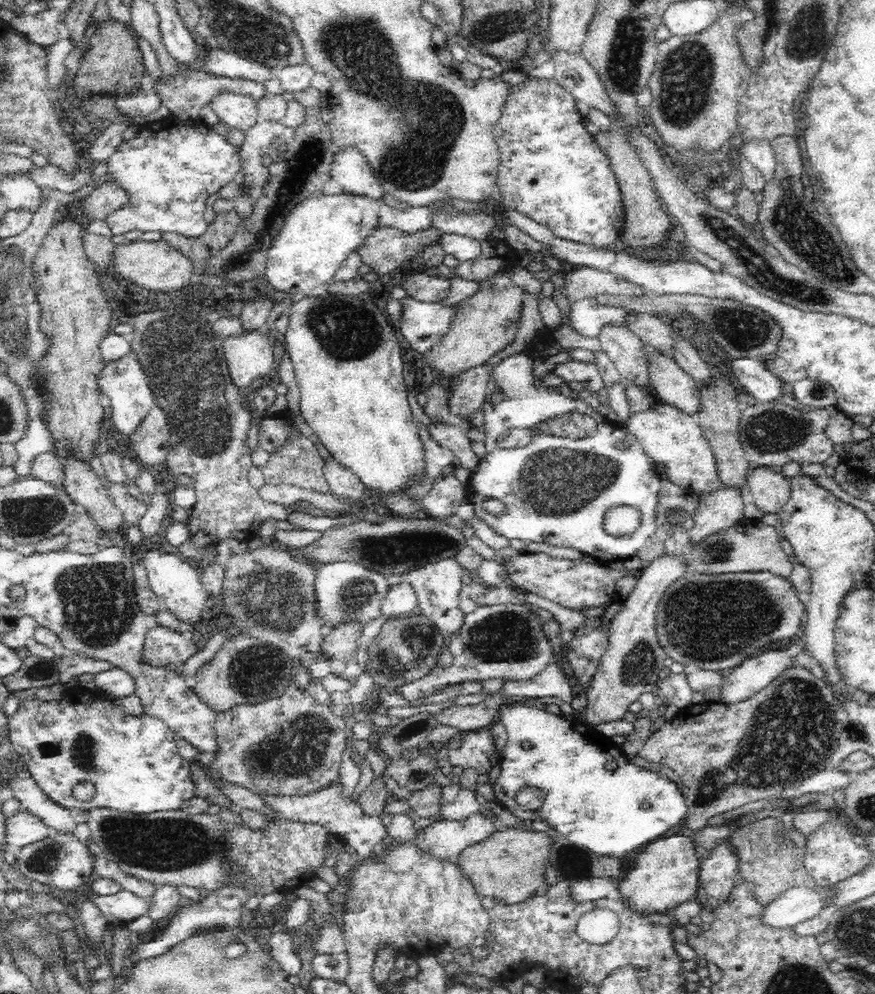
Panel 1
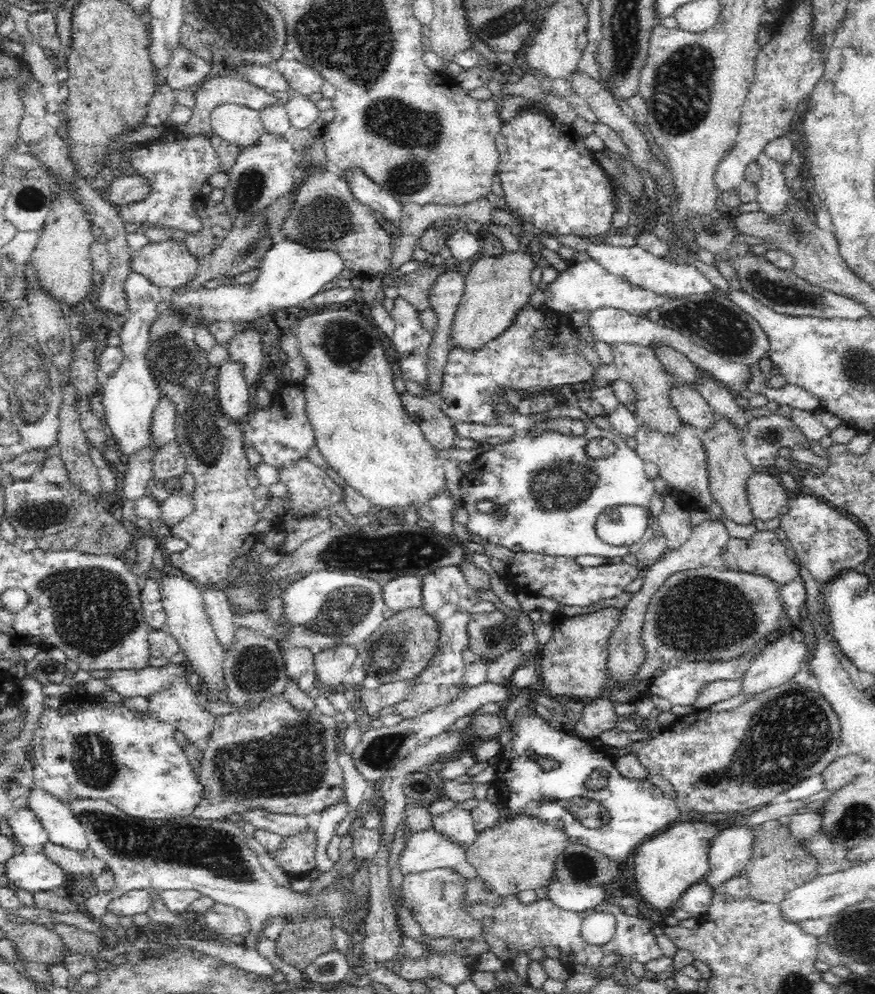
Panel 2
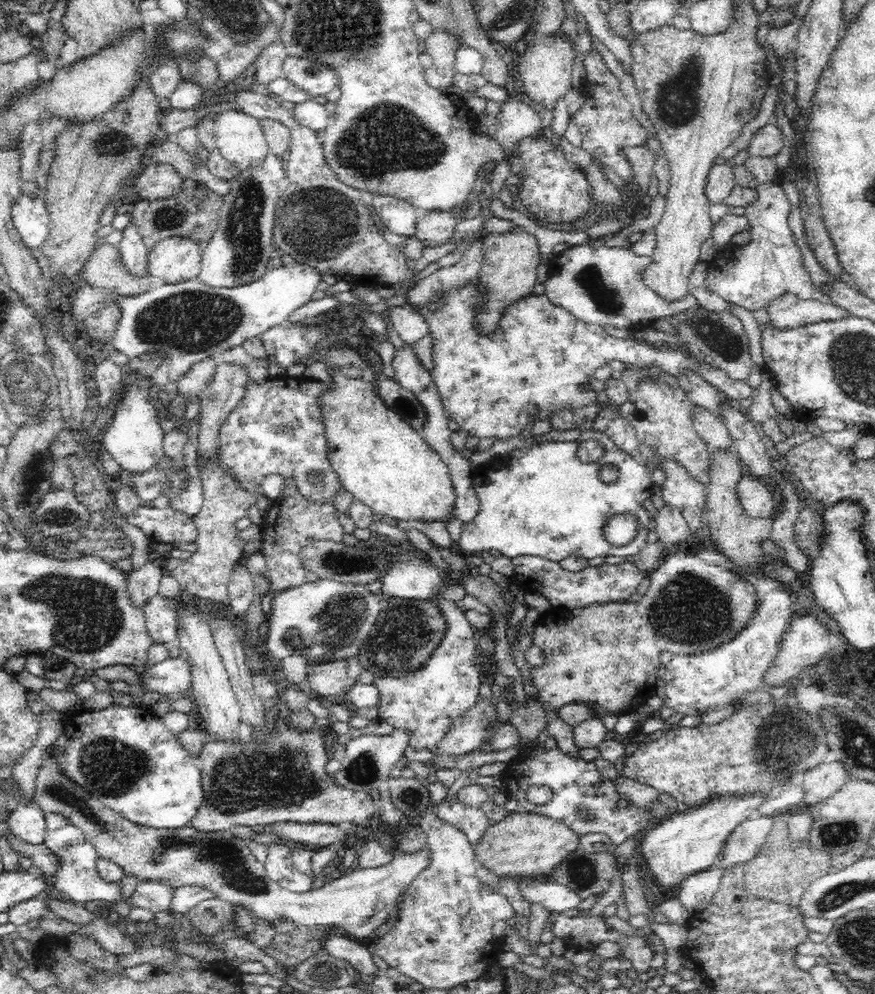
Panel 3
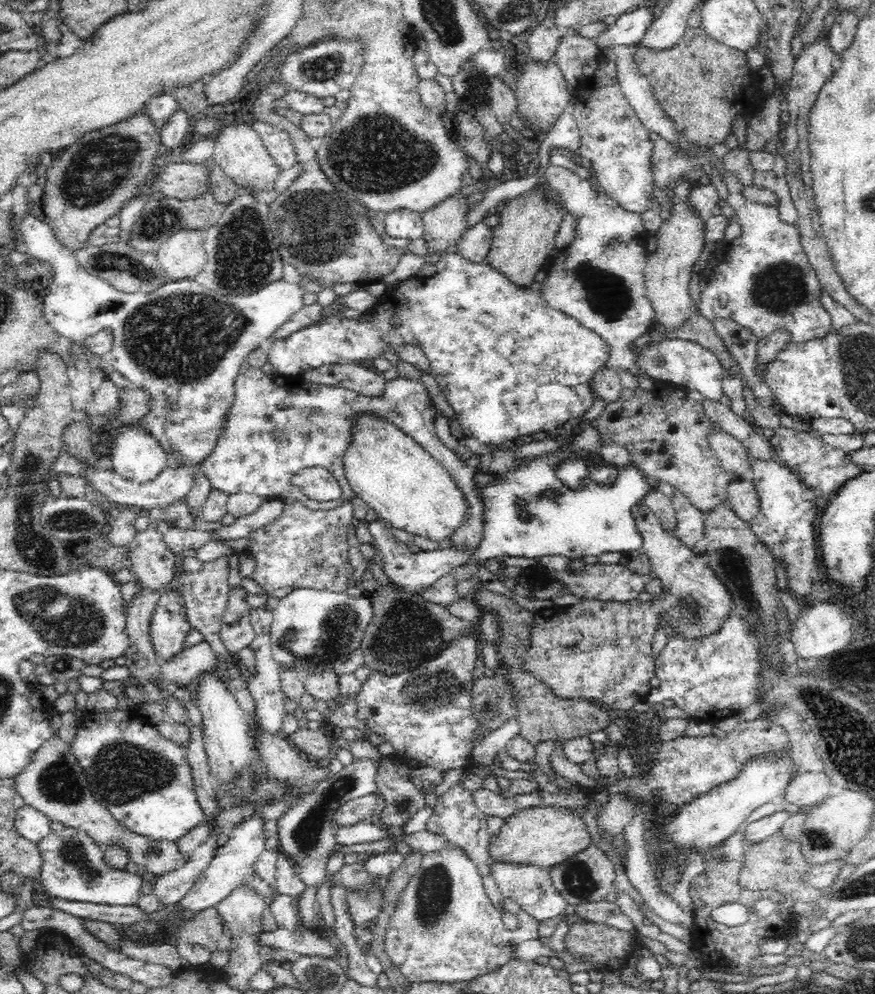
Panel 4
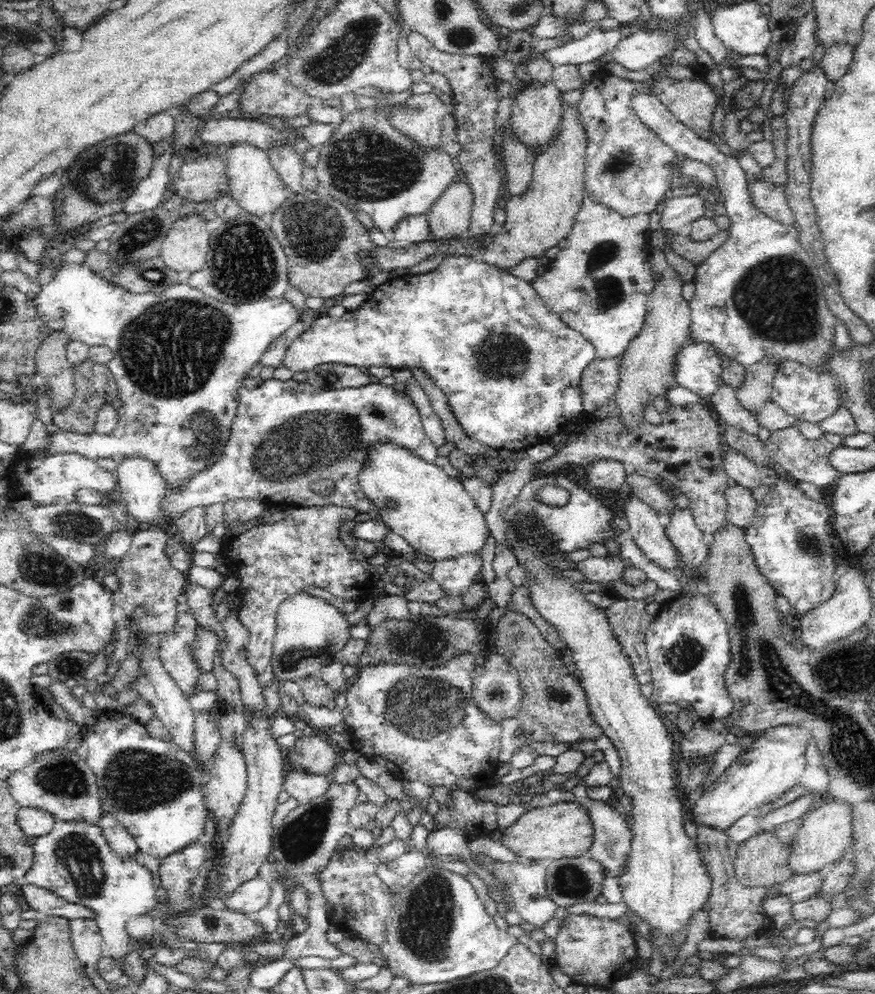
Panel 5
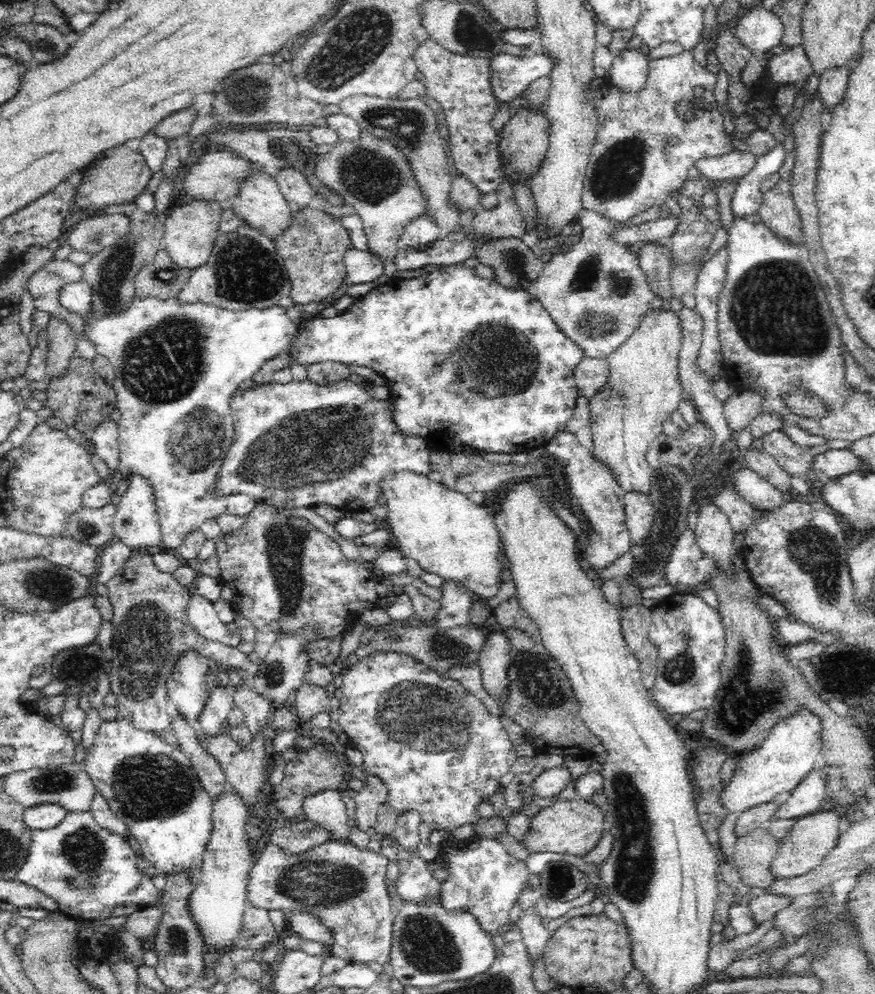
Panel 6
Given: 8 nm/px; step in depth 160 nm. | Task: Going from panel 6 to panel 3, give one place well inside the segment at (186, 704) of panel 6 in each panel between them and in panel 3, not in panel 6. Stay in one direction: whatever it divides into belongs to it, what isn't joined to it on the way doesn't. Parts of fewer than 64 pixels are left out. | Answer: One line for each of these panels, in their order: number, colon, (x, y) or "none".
3: (159, 611)
4: (169, 626)
5: (175, 652)

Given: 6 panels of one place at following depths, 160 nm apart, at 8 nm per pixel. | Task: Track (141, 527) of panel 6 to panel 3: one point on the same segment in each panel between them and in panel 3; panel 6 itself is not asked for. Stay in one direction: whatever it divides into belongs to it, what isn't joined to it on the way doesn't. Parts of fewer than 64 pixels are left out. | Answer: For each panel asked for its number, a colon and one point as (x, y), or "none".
3: (134, 435)
4: (136, 454)
5: (141, 485)

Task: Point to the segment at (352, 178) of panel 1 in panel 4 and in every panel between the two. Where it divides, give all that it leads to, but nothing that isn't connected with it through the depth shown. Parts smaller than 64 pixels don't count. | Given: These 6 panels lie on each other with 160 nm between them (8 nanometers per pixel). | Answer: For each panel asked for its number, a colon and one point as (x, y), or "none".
2: (369, 193)
3: (398, 216)
4: (406, 224)

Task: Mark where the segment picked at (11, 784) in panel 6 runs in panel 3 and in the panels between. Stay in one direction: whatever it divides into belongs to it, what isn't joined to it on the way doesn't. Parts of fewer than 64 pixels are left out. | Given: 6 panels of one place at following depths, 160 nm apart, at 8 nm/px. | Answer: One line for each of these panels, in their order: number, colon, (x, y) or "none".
3: (356, 904)
4: (53, 782)
5: (59, 782)

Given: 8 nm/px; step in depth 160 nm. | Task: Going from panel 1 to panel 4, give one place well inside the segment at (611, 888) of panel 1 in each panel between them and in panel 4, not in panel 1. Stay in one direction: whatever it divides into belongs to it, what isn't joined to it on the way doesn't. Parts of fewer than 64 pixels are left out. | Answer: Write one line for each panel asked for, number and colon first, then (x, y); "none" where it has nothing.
2: (574, 896)
3: (554, 897)
4: (531, 887)

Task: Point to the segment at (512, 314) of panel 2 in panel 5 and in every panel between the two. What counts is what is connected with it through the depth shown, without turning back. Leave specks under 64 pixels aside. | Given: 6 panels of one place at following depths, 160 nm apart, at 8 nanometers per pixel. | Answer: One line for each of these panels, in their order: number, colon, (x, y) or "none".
3: (508, 269)
4: (520, 244)
5: (537, 220)

